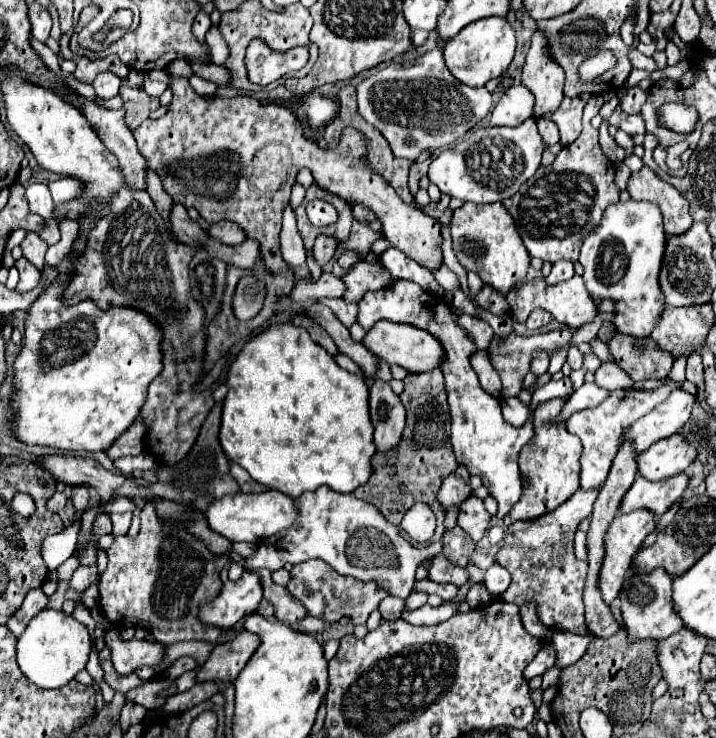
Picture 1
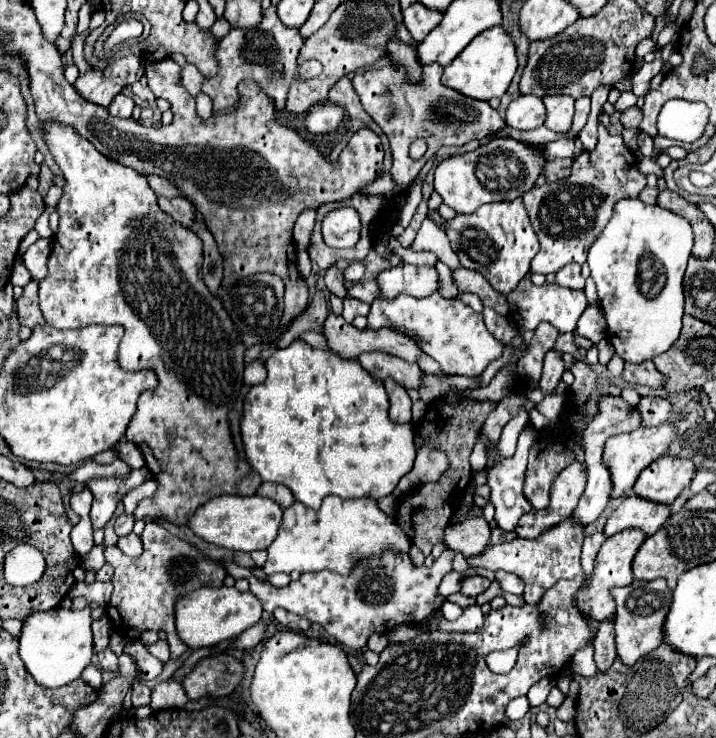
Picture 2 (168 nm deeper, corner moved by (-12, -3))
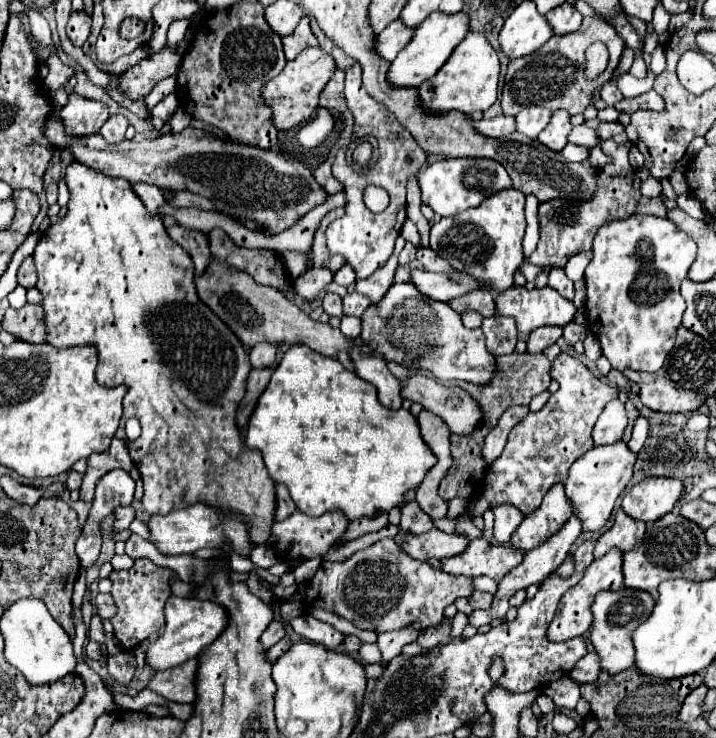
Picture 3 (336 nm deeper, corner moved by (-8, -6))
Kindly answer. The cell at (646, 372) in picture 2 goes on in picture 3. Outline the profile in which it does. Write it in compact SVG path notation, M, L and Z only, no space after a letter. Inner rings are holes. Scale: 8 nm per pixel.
M610 370L608 380L610 380L610 384L614 384L614 386L618 386L618 388L626 388L628 392L638 392L638 390L640 390L640 386L638 386L636 382L628 380L628 378L626 378L622 372L618 372L618 370Z

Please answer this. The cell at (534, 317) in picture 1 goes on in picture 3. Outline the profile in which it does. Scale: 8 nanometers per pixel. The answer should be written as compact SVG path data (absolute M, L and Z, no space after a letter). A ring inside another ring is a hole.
M542 326L542 328L536 328L530 338L528 338L528 352L530 354L538 354L538 352L544 352L544 348L552 346L558 338L562 336L562 328L556 328L556 326Z

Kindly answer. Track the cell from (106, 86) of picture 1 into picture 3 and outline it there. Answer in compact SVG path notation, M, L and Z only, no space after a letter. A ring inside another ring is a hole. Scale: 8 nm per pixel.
M116 114L116 116L110 116L108 120L106 120L106 124L100 128L100 134L104 134L104 138L108 140L108 142L120 142L120 140L124 140L124 132L126 132L126 128L128 128L128 120L126 120L126 116L122 116L122 114Z

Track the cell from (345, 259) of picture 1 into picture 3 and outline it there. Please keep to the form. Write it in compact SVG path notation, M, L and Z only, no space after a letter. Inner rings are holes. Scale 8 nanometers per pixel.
M342 266L336 274L334 274L334 282L336 284L342 284L342 286L352 286L354 282L356 282L356 274L354 274L354 270L352 270L352 266Z

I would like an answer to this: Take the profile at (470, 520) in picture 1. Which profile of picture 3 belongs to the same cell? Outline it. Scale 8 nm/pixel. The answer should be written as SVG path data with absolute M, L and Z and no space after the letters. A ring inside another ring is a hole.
M432 528L426 534L406 534L402 548L416 560L428 560L428 558L452 558L456 554L460 554L460 550L464 550L464 546L468 546L468 538L464 534L446 534L438 528Z

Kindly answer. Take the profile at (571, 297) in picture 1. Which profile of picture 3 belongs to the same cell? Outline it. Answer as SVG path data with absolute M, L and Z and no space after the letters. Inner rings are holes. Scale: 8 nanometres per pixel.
M510 286L506 292L496 296L496 312L502 316L512 316L516 320L518 330L524 334L530 334L540 326L566 326L568 322L572 322L576 314L576 306L564 296L560 296L556 290L552 290L550 286L534 288L530 292L524 286L518 286L518 288Z

